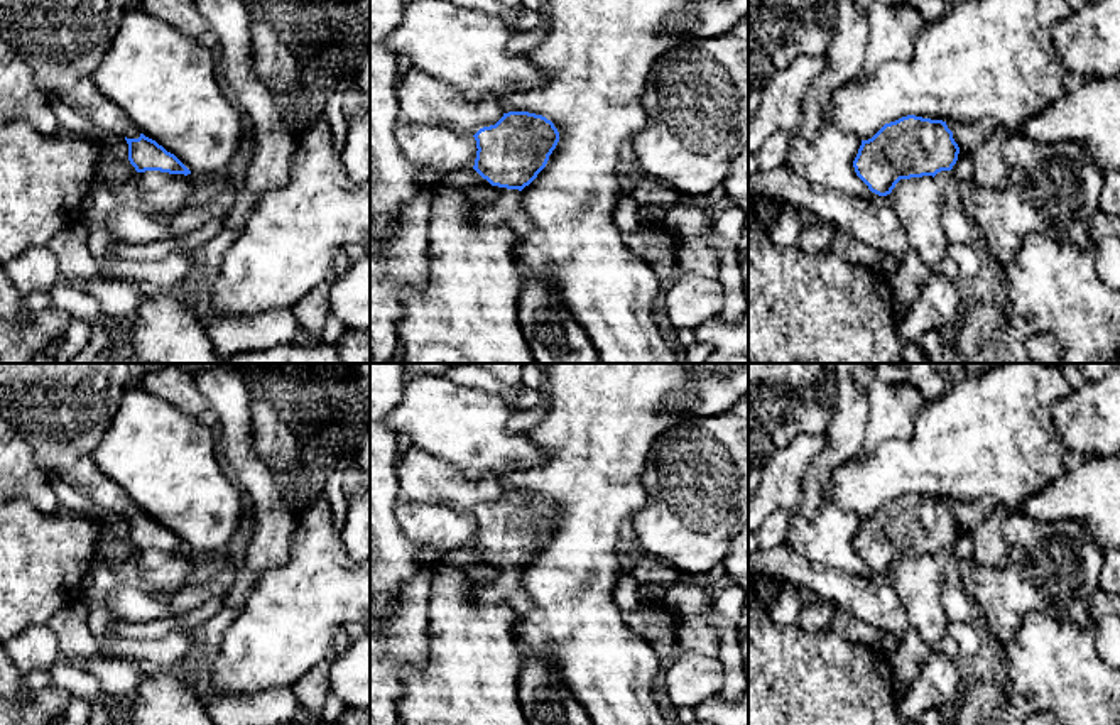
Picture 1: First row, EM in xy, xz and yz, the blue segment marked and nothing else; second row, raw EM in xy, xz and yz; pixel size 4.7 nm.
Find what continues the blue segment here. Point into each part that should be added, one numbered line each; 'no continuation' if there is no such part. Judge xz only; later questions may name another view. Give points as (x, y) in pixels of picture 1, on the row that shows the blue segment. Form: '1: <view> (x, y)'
1: xz (505, 208)

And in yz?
1: yz (967, 137)

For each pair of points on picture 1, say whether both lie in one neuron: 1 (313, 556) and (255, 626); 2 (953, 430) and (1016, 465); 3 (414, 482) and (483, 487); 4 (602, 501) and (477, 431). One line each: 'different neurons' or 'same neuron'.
1: same neuron
2: same neuron
3: same neuron
4: different neurons

